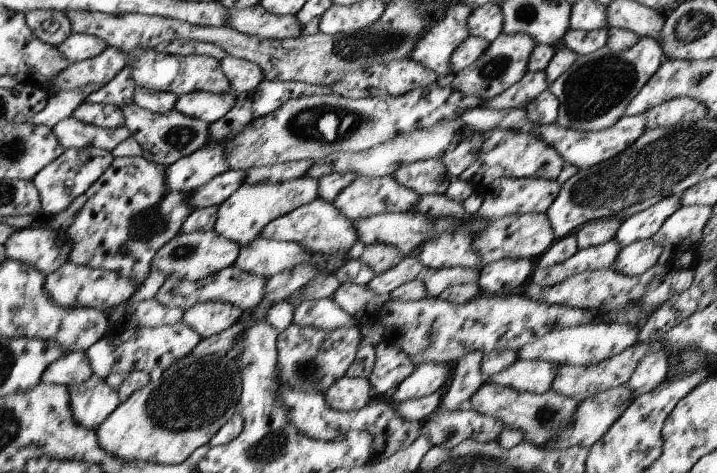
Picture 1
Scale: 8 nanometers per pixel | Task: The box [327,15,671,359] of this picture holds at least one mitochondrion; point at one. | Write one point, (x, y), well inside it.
(599, 86)

